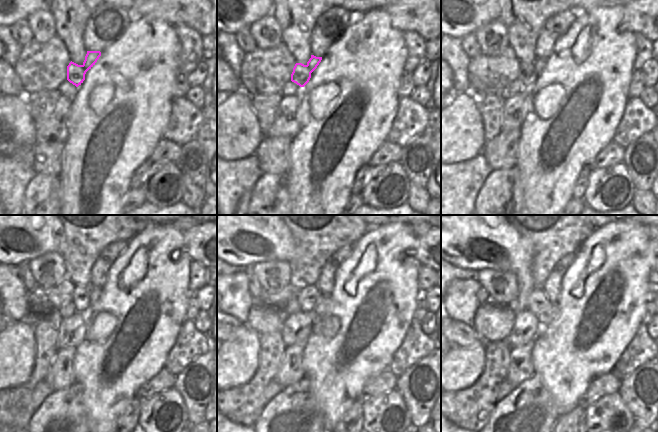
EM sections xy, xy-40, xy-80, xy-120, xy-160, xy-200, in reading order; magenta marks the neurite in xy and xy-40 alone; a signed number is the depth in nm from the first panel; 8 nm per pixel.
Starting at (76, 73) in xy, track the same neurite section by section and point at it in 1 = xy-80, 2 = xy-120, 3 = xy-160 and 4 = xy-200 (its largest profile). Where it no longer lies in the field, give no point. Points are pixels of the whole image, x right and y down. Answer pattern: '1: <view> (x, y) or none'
1: xy-80 (528, 72)
2: xy-120 (84, 296)
3: xy-160 (309, 296)
4: xy-200 (537, 303)

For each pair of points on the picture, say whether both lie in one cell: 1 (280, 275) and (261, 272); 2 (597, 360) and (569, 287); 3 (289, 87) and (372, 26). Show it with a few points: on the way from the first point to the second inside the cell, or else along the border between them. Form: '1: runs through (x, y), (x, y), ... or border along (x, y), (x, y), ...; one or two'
1: runs through (275, 275), (266, 273); one
2: runs through (577, 348), (574, 345), (574, 307); one
3: border along (301, 87), (301, 91), (298, 94); two

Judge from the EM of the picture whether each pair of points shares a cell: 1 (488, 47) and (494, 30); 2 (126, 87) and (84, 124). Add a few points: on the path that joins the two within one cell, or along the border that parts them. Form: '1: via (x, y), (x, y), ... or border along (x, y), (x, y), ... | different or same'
1: via (492, 43), (494, 34) | same
2: via (121, 99), (96, 124) | same

